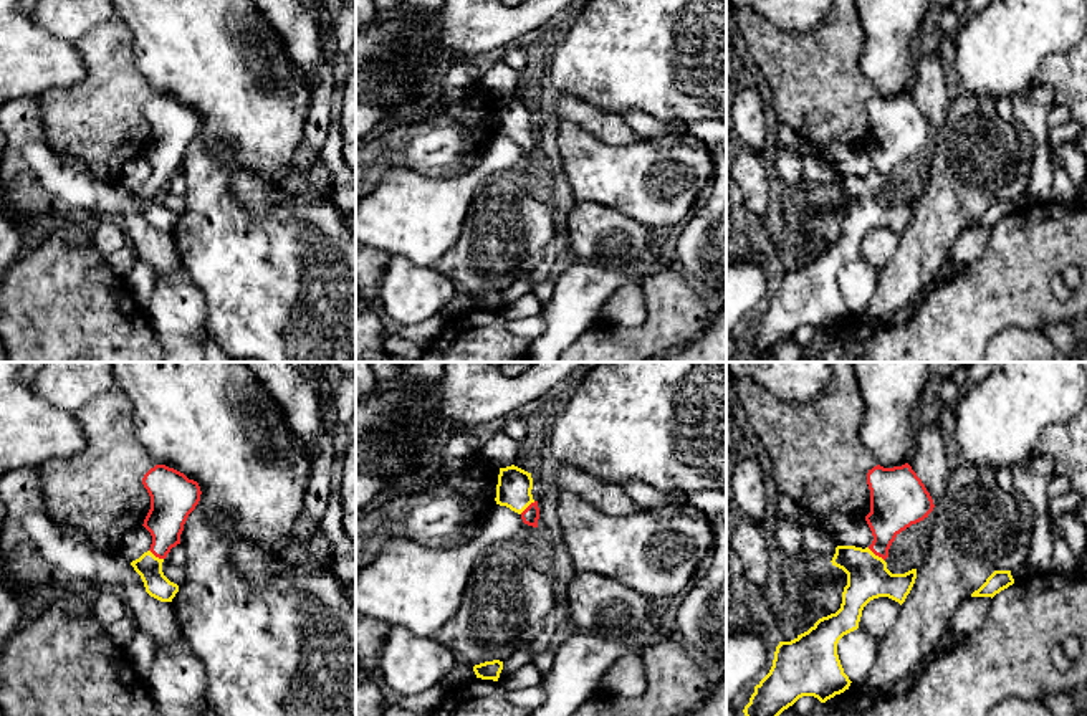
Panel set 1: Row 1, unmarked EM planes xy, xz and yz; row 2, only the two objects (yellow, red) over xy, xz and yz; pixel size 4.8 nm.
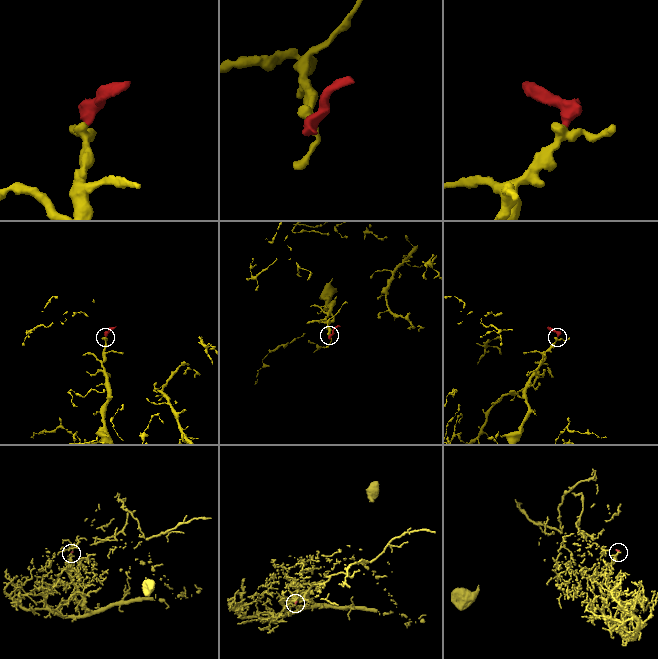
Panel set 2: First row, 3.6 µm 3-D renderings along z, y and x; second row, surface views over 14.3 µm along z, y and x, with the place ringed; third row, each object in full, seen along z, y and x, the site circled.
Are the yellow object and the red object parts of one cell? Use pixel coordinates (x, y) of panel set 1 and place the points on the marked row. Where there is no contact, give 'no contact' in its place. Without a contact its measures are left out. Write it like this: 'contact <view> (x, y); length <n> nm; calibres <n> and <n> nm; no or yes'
contact yz (874, 554); length 110 nm; calibres 200 and 240 nm; yes

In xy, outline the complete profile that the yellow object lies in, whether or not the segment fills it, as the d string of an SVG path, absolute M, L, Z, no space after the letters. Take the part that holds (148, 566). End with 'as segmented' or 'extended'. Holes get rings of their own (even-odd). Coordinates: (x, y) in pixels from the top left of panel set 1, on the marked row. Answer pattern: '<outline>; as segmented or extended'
M165 465L151 468L142 484L151 496L151 509L142 526L151 532L152 544L131 566L141 575L151 597L172 602L179 585L164 575L162 562L170 549L180 544L184 524L199 504L202 491L197 481Z; extended

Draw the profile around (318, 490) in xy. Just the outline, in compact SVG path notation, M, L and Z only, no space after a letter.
M323 423L318 453L313 458L311 478L306 486L304 508L294 523L293 534L286 539L285 547L308 547L316 537L319 523L326 513L331 496L331 478L336 463L336 445L333 425Z

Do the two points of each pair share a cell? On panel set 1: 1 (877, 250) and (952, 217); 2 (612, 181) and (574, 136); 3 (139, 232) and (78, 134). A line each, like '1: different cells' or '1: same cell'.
1: different cells
2: same cell
3: different cells

